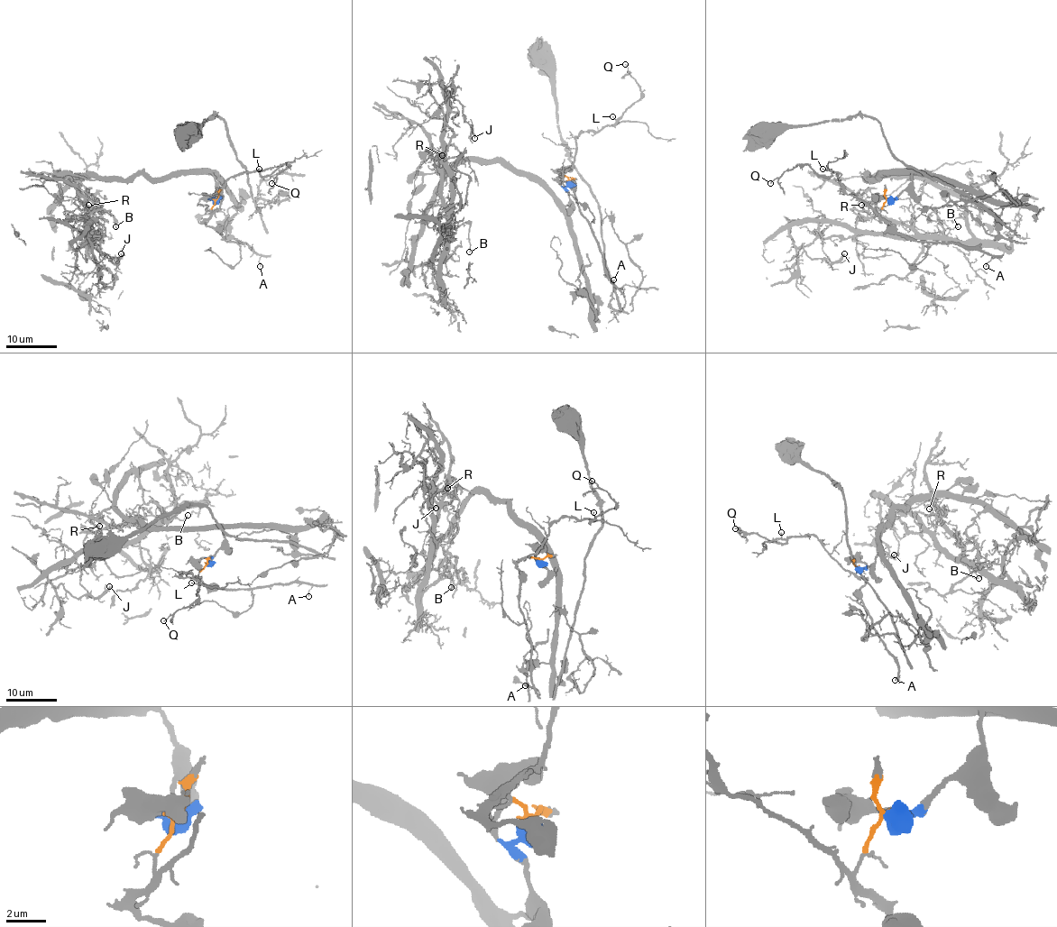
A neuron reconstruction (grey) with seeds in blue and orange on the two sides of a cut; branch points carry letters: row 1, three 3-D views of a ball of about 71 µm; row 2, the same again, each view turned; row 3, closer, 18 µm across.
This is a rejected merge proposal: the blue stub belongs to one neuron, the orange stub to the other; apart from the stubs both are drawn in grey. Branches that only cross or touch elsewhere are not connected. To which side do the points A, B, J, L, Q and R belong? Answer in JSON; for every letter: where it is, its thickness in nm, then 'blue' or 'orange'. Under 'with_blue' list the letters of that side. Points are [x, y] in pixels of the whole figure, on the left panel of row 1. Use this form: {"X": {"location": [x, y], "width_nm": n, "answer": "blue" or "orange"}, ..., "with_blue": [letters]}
{"A": {"location": [260, 266], "width_nm": 90, "answer": "orange"}, "B": {"location": [115, 226], "width_nm": 90, "answer": "blue"}, "J": {"location": [121, 253], "width_nm": 130, "answer": "blue"}, "L": {"location": [259, 169], "width_nm": 110, "answer": "orange"}, "Q": {"location": [271, 183], "width_nm": 90, "answer": "orange"}, "R": {"location": [88, 205], "width_nm": 90, "answer": "blue"}, "with_blue": ["B", "J", "R"]}

